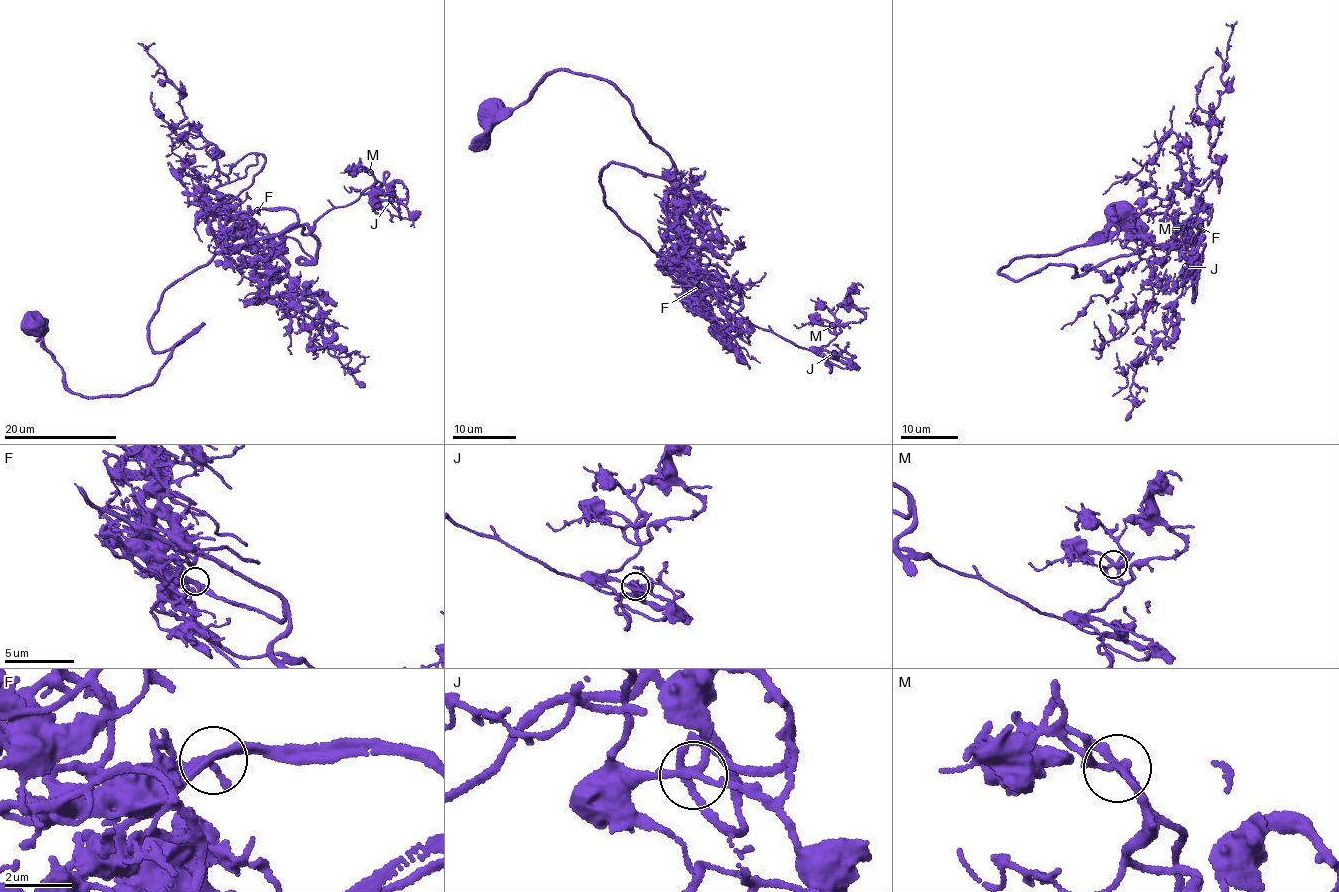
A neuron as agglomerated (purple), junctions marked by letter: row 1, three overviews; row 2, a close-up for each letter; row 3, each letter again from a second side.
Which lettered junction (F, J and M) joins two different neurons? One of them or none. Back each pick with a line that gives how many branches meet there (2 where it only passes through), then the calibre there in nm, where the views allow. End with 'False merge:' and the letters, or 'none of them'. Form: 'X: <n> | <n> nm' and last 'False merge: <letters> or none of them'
False merge: none of them

